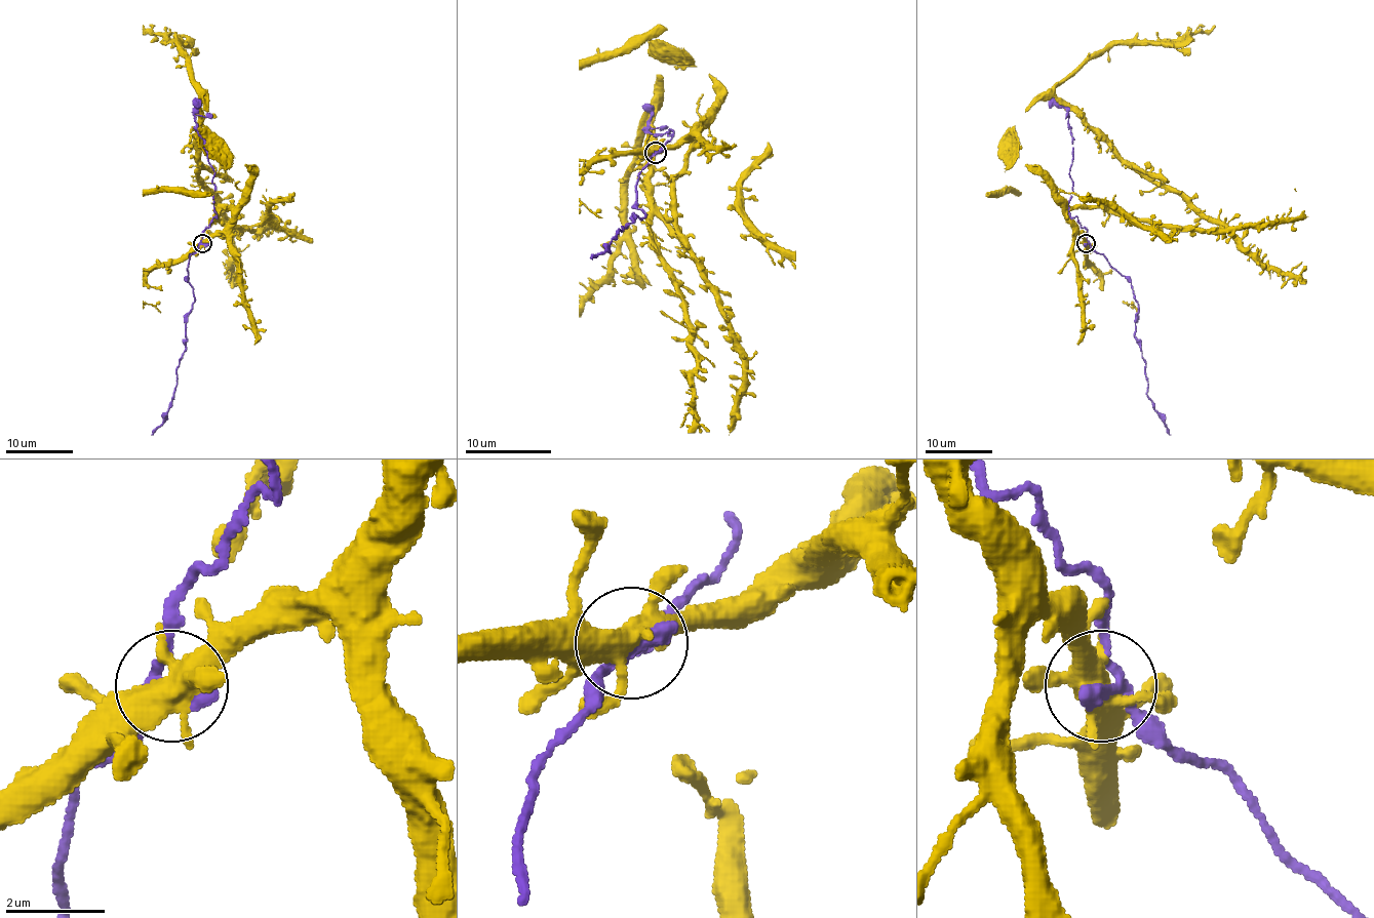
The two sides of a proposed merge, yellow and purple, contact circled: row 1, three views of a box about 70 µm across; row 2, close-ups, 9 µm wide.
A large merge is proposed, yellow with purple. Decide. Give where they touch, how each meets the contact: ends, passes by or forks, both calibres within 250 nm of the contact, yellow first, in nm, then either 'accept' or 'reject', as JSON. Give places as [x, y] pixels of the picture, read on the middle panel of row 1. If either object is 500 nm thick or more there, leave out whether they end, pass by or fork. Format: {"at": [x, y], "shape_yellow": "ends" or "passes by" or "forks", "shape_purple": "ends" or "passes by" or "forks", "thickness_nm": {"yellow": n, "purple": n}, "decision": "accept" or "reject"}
{"at": [656, 152], "shape_yellow": "forks", "shape_purple": "passes by", "thickness_nm": {"yellow": 460, "purple": 260}, "decision": "reject"}

